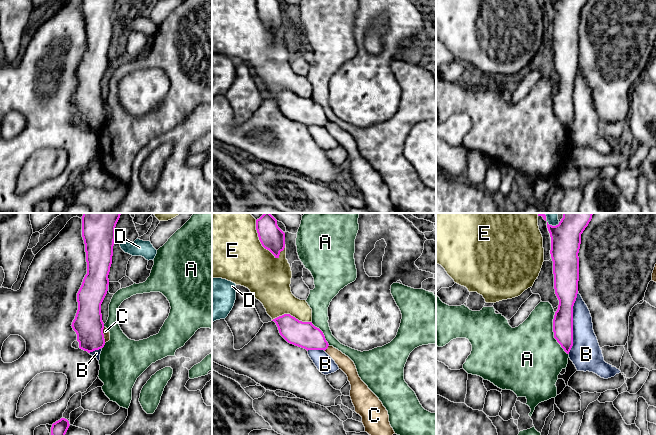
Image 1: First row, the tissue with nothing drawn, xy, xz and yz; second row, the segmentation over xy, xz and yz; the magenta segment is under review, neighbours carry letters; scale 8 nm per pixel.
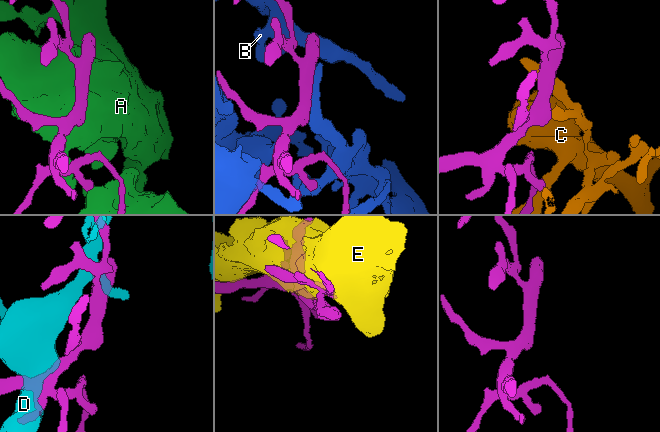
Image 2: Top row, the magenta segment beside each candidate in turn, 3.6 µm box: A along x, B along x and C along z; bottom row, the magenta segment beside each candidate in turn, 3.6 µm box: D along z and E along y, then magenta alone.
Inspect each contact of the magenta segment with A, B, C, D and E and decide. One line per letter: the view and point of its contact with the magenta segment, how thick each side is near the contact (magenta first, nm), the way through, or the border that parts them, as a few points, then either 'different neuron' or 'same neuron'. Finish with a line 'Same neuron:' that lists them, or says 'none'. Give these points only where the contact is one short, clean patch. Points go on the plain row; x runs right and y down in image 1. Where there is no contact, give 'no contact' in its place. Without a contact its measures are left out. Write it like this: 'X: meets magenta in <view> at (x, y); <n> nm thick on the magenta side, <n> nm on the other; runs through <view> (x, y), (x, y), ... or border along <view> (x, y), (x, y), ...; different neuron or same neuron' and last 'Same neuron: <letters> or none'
A: meets magenta in yz at (554, 109); 160 nm thick on the magenta side, 460 nm on the other; different neuron
B: meets magenta in yz at (572, 99); 160 nm thick on the magenta side, 220 nm on the other; different neuron
C: meets magenta in xy at (103, 111); 240 nm thick on the magenta side, 50 nm on the other; border along xy (103, 103), (105, 118); different neuron
D: meets magenta in yz at (553, 2); 240 nm thick on the magenta side, 20 nm on the other; different neuron
E: meets magenta in xz at (261, 19); 200 nm thick on the magenta side, 460 nm on the other; different neuron
Same neuron: none

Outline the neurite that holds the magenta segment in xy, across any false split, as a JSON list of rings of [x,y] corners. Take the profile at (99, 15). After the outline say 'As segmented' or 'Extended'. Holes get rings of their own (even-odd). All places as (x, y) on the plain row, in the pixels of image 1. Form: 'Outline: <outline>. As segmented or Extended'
Outline: [[[82,0],[87,50],[77,69],[78,86],[72,98],[79,124],[88,129],[104,123],[101,80],[107,70],[116,0]]]. As segmented

